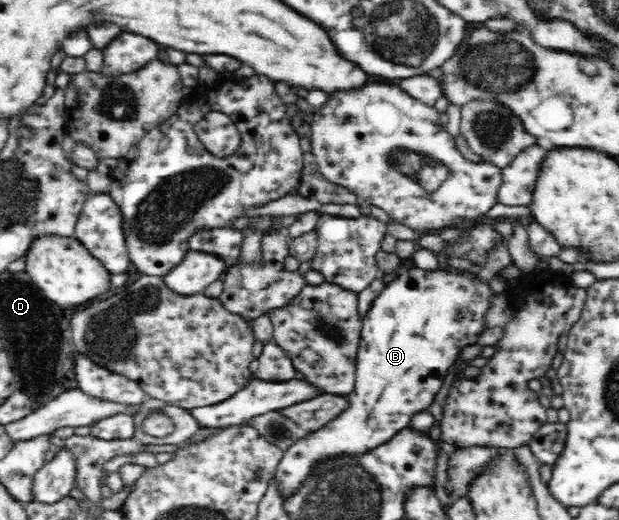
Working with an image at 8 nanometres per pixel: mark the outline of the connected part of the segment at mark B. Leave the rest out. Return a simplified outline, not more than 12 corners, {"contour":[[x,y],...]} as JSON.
{"contour":[[414,264],[362,317],[350,407],[290,445],[363,452],[430,407],[488,328],[475,269]]}

